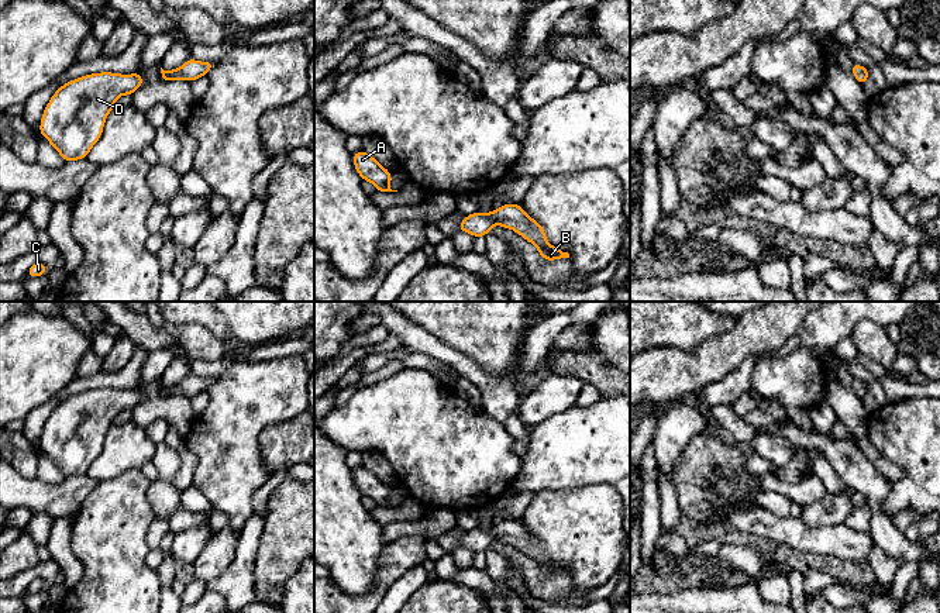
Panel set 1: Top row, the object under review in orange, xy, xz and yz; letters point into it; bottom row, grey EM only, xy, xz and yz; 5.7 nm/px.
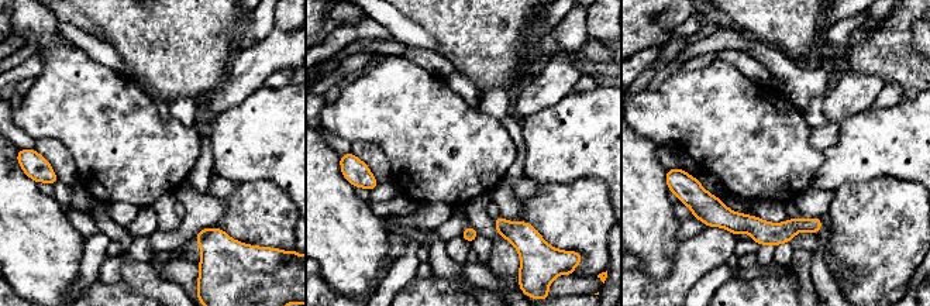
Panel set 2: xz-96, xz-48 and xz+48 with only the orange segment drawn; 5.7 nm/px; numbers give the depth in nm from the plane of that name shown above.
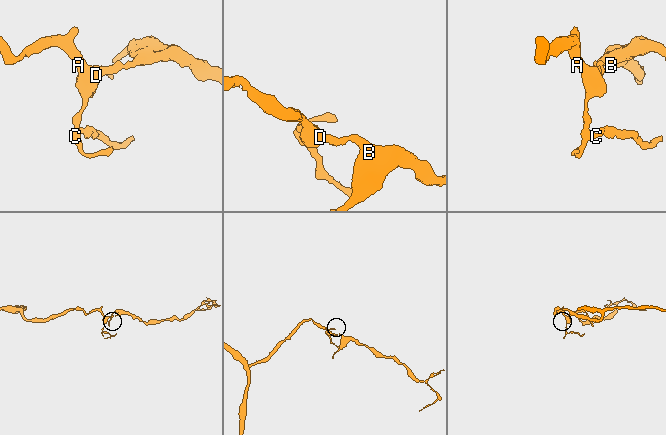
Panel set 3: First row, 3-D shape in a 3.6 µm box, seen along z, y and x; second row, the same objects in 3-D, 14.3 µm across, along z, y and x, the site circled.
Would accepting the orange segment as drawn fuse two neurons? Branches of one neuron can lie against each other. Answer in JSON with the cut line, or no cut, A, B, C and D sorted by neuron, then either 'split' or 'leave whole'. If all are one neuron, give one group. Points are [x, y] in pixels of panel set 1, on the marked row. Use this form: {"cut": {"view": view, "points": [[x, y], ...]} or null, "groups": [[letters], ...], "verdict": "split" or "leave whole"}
{"cut": null, "groups": [["A", "B", "C", "D"]], "verdict": "leave whole"}

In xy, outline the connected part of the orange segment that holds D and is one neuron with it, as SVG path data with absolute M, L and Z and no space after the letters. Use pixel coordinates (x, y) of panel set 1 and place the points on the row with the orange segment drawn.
M103 72L70 80L47 104L39 131L66 162L83 159L101 137L116 100L131 96L142 83L140 72Z

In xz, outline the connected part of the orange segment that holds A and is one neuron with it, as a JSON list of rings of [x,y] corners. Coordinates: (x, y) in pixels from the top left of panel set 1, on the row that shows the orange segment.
[[[365,151],[354,154],[352,161],[359,176],[371,182],[376,187],[376,192],[397,192],[389,186],[392,173]]]

